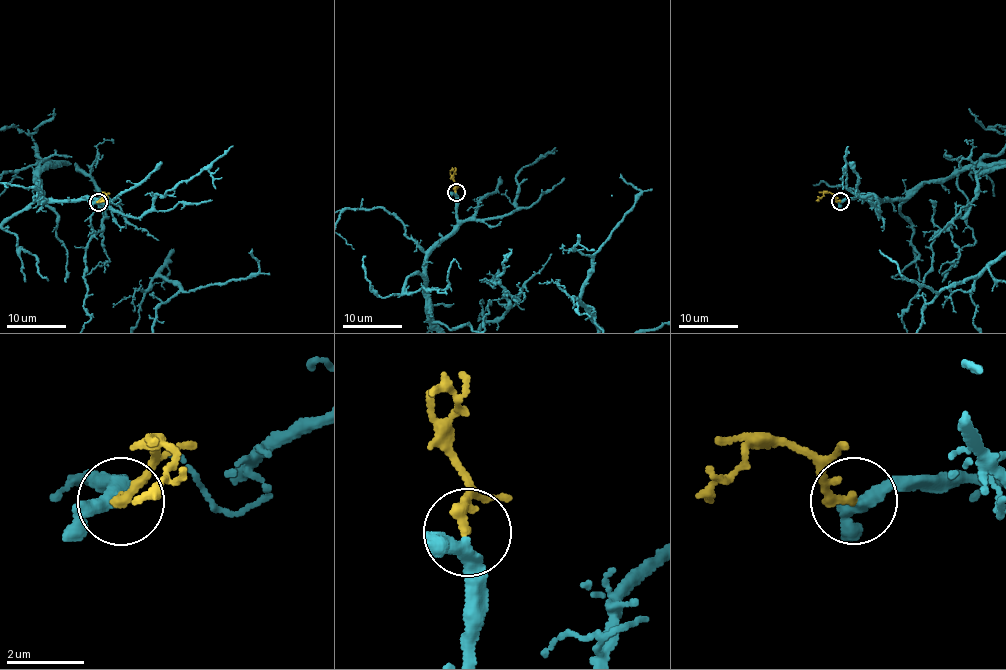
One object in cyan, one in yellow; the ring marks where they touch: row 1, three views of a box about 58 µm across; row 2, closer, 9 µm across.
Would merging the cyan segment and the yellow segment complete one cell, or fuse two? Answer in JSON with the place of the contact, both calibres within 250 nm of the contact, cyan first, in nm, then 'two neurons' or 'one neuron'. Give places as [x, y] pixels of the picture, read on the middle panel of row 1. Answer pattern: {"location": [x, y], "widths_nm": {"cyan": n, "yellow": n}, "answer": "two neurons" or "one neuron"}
{"location": [456, 192], "widths_nm": {"cyan": 320, "yellow": 200}, "answer": "one neuron"}

